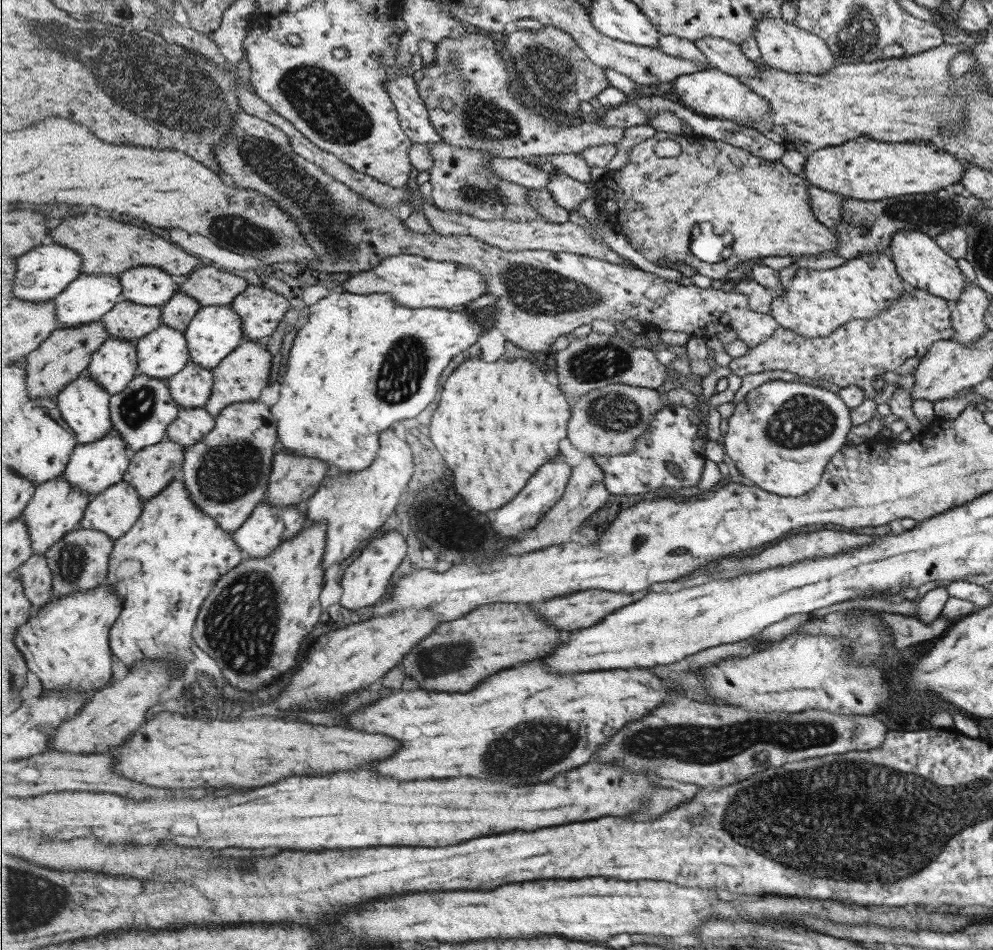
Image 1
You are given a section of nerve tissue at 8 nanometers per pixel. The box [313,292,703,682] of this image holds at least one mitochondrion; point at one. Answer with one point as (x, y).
(403, 370)

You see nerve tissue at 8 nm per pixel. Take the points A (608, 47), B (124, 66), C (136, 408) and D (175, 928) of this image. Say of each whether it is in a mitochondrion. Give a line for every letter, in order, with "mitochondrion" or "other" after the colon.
A: other
B: mitochondrion
C: mitochondrion
D: other

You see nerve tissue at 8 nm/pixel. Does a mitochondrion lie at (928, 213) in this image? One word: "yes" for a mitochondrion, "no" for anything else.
yes

